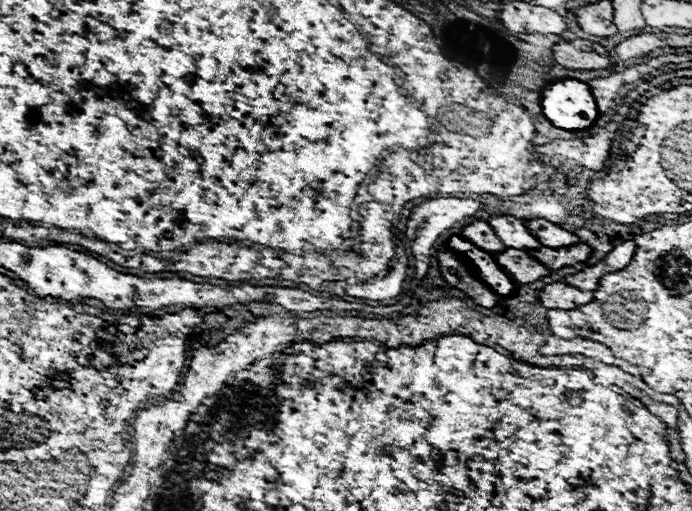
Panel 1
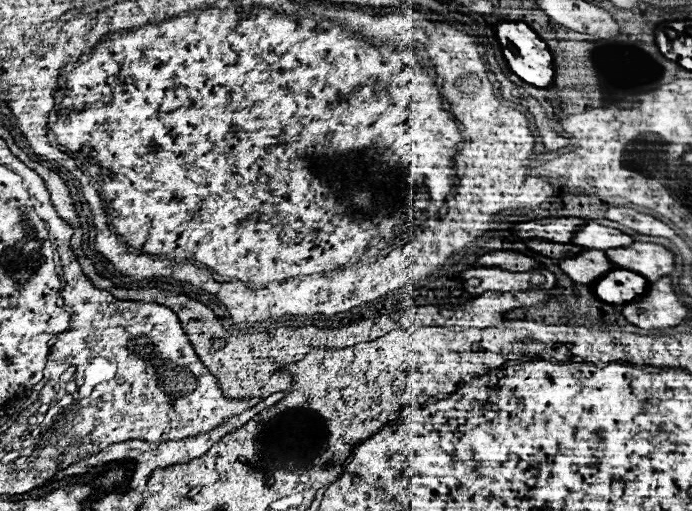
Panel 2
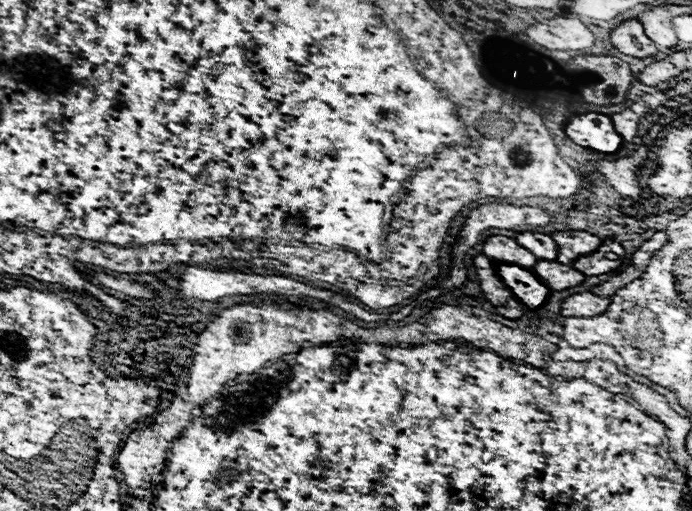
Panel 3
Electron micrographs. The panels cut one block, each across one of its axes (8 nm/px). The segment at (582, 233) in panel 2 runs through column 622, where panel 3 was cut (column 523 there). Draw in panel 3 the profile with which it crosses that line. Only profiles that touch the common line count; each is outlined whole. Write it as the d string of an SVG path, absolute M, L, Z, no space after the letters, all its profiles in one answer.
M524 232L524 234L516 234L516 242L520 246L528 248L534 256L538 256L542 260L556 260L558 258L558 246L550 234Z

